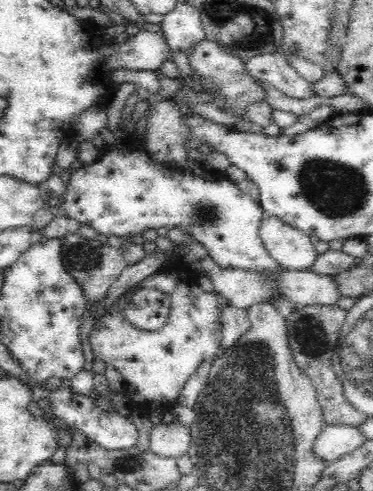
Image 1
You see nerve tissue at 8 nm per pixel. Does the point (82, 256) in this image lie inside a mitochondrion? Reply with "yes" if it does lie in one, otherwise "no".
yes

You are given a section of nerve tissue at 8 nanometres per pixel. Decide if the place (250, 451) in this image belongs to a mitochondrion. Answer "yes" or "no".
yes

